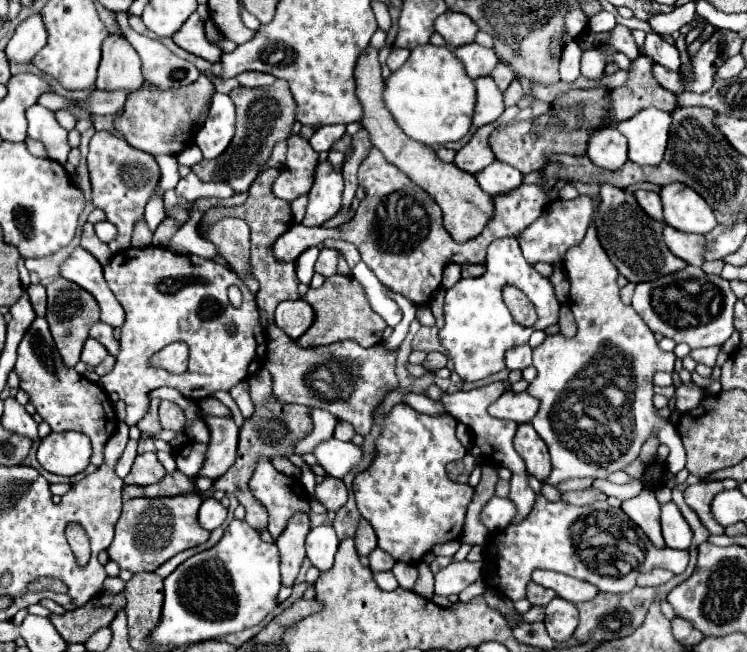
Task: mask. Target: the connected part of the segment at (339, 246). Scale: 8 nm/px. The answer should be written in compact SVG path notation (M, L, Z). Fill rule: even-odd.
M328 240L328 248L338 250L338 252L344 256L344 260L348 262L350 268L354 268L354 266L360 262L360 254L358 254L356 246L352 246L352 244L348 244L348 242L342 242L342 240Z

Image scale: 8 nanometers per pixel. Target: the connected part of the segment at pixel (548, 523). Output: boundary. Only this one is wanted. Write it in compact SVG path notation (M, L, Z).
M536 496L534 508L522 522L510 524L502 532L492 536L484 552L484 564L486 564L484 578L490 588L500 590L510 600L522 600L526 598L526 586L530 582L530 576L538 568L562 572L572 578L590 582L600 592L628 592L636 586L636 578L652 568L664 568L674 574L684 572L688 566L688 550L652 546L652 542L648 542L648 536L640 530L640 526L636 526L620 508L612 508L606 502L596 502L590 506L574 506L564 500L548 502L544 496Z

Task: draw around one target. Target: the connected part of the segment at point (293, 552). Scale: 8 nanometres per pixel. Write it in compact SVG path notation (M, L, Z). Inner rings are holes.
M296 514L286 530L280 534L276 540L276 546L280 550L280 574L282 574L282 586L292 586L302 560L306 558L304 554L304 540L310 530L310 520L308 514Z

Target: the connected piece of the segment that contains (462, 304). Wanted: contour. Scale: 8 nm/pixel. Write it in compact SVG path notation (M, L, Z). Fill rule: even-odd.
M500 238L488 246L486 274L480 278L460 278L448 292L444 302L446 326L440 330L440 342L446 348L446 354L454 362L454 370L462 380L474 382L486 378L504 366L506 350L528 344L528 338L534 330L544 330L554 324L554 314L558 314L558 300L554 296L554 288L548 278L542 278L534 266L530 266L520 250L516 238ZM512 284L520 288L528 300L534 304L538 312L538 322L530 328L514 322L510 310L502 300L502 286Z

